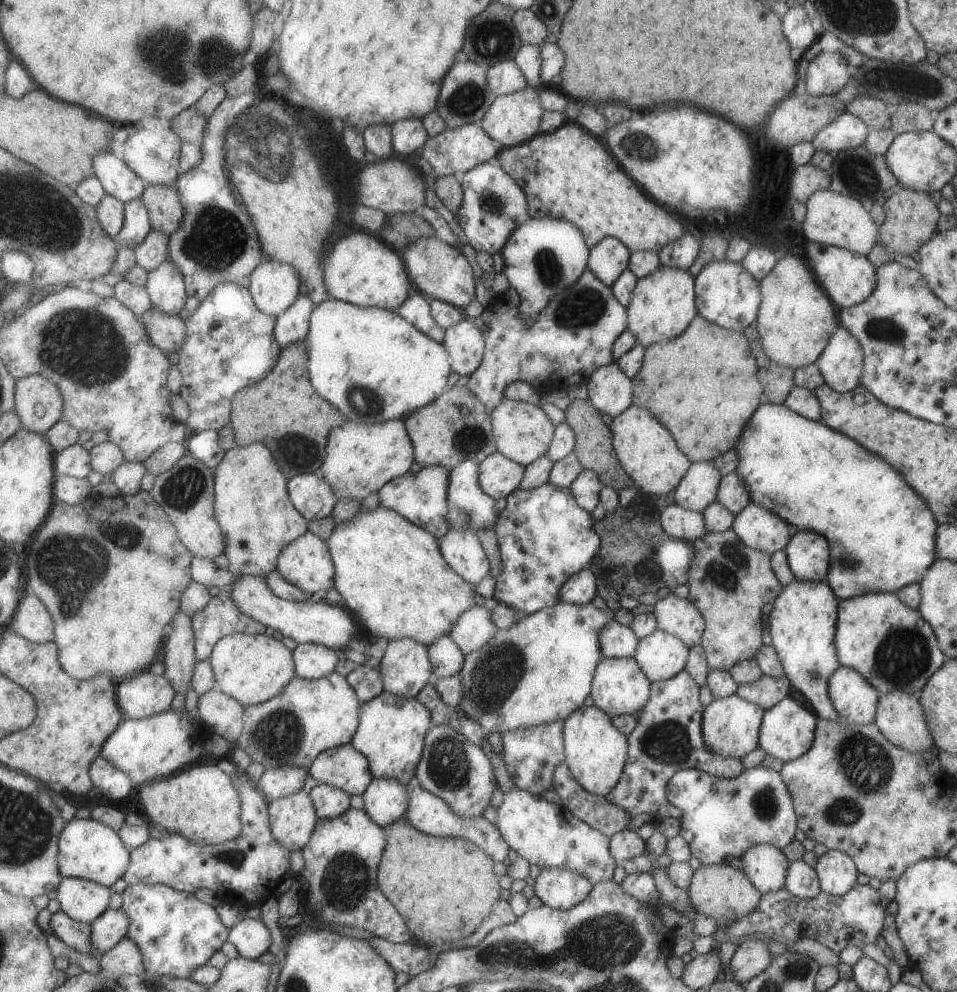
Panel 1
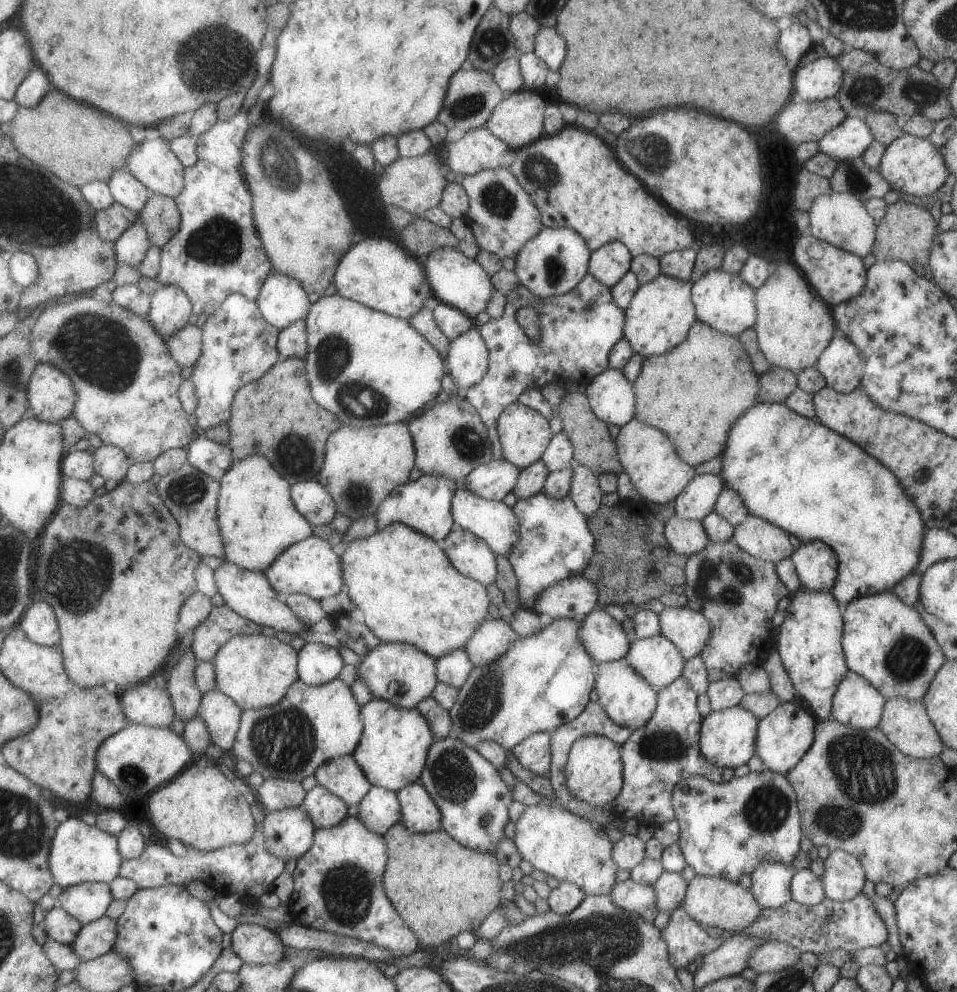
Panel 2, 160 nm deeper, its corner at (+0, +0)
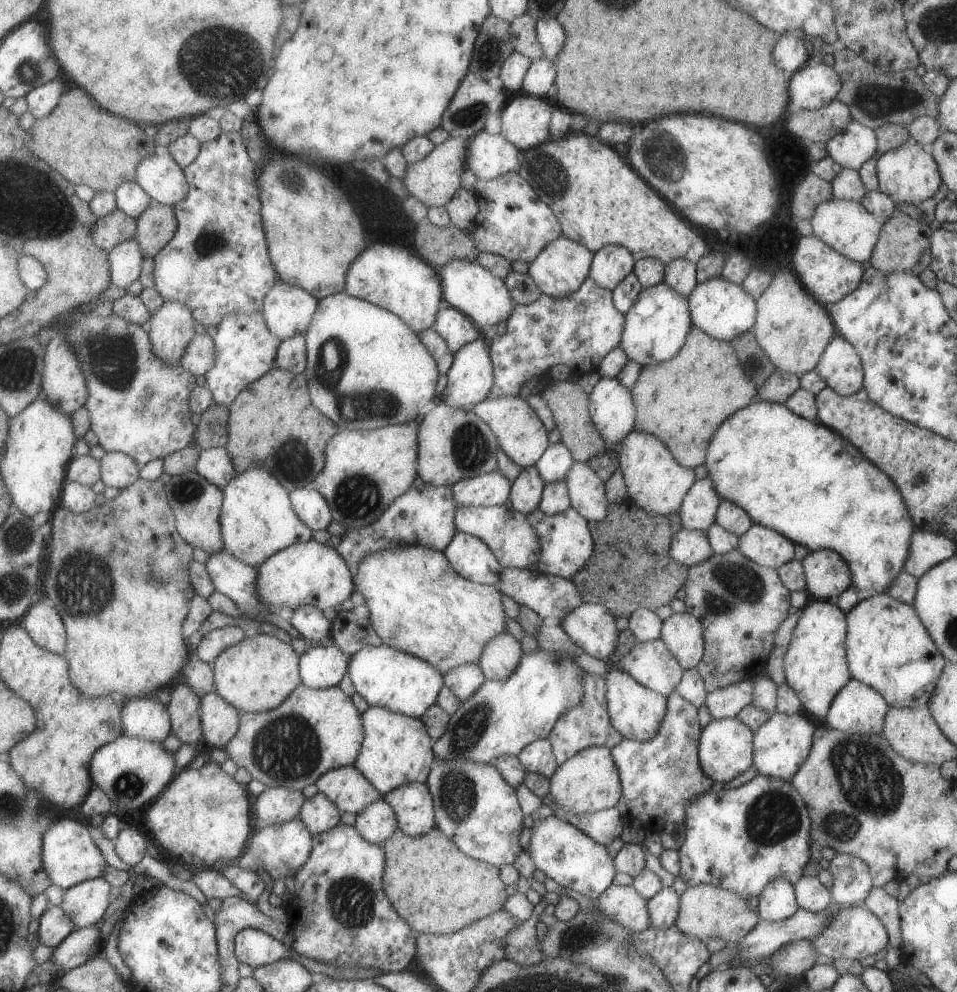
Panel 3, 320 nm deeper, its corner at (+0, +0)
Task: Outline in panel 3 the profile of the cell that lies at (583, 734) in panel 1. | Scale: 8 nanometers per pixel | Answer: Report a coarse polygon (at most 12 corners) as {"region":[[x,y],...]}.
{"region":[[587,747],[561,762],[548,796],[573,814],[616,806],[611,751]]}

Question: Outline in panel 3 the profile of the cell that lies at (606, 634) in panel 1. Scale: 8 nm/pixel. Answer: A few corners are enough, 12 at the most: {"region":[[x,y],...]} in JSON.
{"region":[[579,603],[559,626],[583,653],[609,660],[619,632],[599,603]]}

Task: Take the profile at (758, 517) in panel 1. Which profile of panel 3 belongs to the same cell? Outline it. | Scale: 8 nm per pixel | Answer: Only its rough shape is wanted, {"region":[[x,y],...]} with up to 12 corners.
{"region":[[752,523],[738,551],[762,567],[793,560],[794,542]]}

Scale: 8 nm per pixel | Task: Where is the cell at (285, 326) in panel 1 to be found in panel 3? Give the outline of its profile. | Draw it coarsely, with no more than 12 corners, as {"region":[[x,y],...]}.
{"region":[[306,333],[282,341],[276,368],[307,370]]}

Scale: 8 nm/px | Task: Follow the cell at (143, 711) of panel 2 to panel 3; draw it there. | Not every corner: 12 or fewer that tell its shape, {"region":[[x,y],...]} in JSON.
{"region":[[157,696],[128,700],[125,735],[161,743],[172,734]]}

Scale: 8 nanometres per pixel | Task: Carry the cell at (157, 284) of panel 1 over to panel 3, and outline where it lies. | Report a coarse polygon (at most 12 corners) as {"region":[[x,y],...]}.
{"region":[[166,301],[149,332],[157,356],[181,365],[198,335],[185,303]]}

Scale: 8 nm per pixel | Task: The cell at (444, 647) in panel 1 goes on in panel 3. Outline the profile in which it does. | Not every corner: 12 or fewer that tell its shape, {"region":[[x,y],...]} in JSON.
{"region":[[479,665],[458,666],[444,675],[445,684],[462,702],[484,680]]}

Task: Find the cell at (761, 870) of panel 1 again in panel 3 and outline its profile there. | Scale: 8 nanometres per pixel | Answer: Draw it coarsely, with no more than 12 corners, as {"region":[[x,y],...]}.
{"region":[[784,878],[759,893],[758,917],[779,922],[799,908],[793,885]]}

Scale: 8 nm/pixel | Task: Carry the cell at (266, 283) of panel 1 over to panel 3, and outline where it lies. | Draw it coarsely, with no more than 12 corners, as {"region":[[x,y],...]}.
{"region":[[279,280],[262,313],[284,341],[309,330],[320,300]]}

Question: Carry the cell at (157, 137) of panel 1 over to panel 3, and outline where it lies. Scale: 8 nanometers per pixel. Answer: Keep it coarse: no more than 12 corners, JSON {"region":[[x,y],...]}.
{"region":[[166,149],[140,162],[137,182],[157,204],[190,193]]}

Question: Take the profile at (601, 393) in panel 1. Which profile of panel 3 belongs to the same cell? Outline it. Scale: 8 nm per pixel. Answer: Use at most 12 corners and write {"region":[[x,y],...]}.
{"region":[[601,377],[588,413],[611,452],[635,424],[629,391]]}

